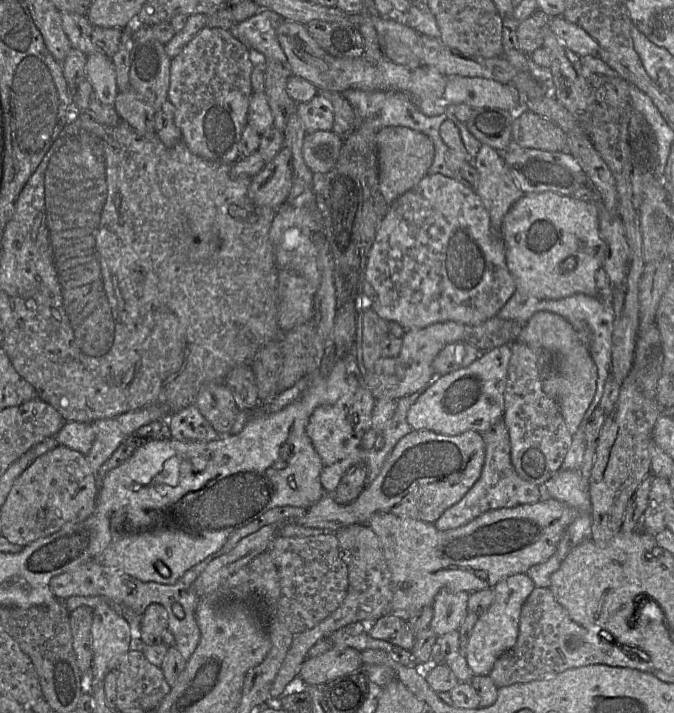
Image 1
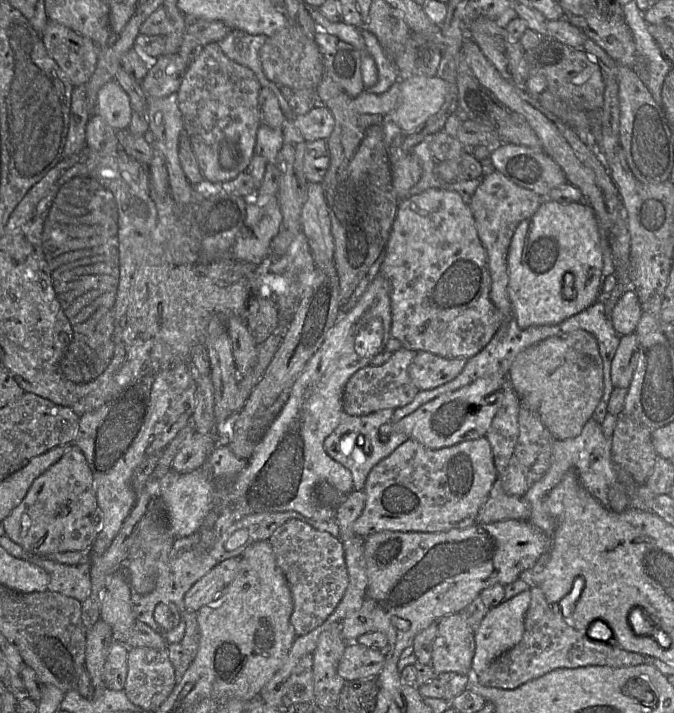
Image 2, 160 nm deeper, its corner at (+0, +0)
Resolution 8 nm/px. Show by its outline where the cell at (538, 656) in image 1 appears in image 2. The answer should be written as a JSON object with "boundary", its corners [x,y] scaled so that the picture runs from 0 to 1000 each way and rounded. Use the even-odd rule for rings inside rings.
{"boundary":[[[788,823],[786,830],[788,843],[777,868],[777,891],[773,899],[728,928],[711,947],[702,947],[715,961],[764,966],[828,937],[877,933],[932,935],[954,931],[961,926],[957,920],[926,912],[914,903],[878,898],[850,881],[829,856],[835,856],[838,839],[829,847],[816,846],[803,825]]]}

